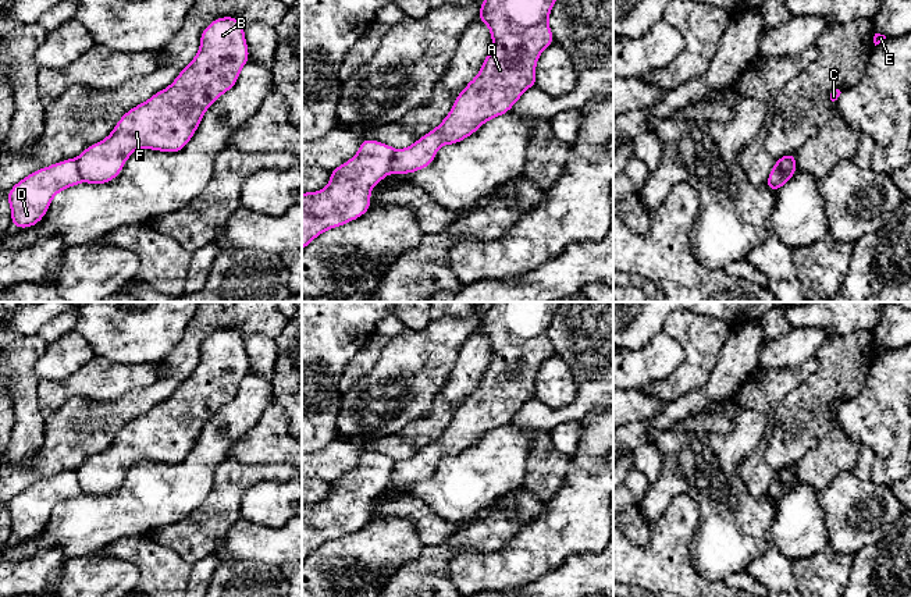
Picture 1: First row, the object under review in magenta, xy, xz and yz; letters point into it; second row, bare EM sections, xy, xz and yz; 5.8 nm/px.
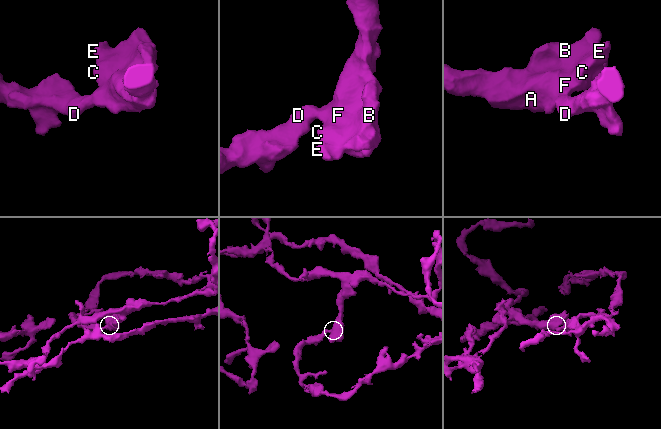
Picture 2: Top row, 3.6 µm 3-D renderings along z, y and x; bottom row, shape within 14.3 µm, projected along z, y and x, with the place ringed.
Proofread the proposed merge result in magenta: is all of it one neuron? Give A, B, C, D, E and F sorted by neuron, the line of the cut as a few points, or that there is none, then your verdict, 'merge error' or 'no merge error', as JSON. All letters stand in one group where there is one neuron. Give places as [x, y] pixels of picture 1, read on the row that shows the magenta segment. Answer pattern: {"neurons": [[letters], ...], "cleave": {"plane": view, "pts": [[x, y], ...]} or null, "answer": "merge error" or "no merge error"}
{"neurons": [["A", "B", "C", "E", "F"], ["D"]], "cleave": {"plane": "xy", "pts": [[74, 159], [82, 180]]}, "answer": "merge error"}

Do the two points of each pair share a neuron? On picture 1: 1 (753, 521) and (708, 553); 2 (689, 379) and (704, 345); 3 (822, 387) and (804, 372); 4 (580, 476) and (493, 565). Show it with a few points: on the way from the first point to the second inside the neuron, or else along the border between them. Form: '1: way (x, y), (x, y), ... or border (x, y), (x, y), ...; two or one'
1: way (742, 525), (719, 547); one
2: way (696, 370), (701, 354); one
3: border (814, 356), (817, 370), (785, 397); two
4: way (575, 503), (519, 558); one

